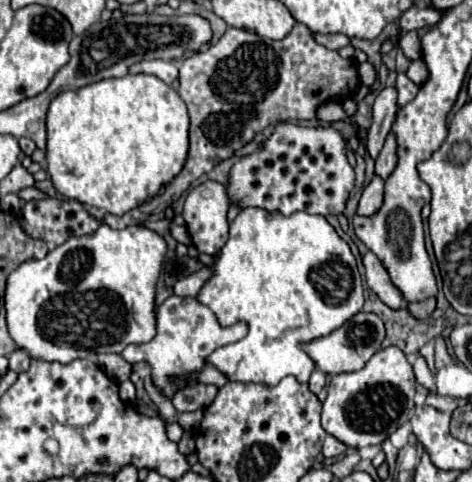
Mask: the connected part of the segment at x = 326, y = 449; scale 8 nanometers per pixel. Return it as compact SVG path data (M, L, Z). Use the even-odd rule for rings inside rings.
M328 435L328 437L326 437L324 447L322 447L322 455L324 455L326 459L334 459L334 457L342 455L344 451L346 451L346 447L344 447L336 437L332 437L332 435Z

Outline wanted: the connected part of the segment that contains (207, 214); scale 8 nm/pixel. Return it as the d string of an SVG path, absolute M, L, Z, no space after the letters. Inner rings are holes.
M214 181L194 187L186 197L182 217L186 219L188 233L200 253L216 255L228 241L228 205L226 187Z

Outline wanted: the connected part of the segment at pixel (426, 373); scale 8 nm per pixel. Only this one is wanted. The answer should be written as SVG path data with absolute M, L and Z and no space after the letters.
M418 357L418 361L414 363L414 375L416 375L416 383L426 387L430 393L436 393L436 381L434 381L434 375L430 373L430 369L426 367L424 359Z

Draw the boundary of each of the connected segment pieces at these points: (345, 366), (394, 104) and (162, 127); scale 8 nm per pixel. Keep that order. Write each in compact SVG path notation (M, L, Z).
M360 311L348 323L344 323L342 327L332 331L332 335L326 335L326 337L320 337L320 339L314 339L312 343L308 343L304 347L304 351L308 351L308 355L314 359L316 367L328 375L360 371L370 361L370 357L380 349L384 335L386 335L386 331L384 331L382 319L376 313Z
M384 87L372 109L372 127L368 131L368 153L376 159L380 149L384 147L384 141L392 129L392 123L398 113L398 89L396 87Z
M126 75L126 77L118 77L118 79L102 79L102 81L90 83L86 87L80 87L76 91L62 91L50 103L50 109L48 109L48 147L46 147L48 169L46 171L52 177L56 191L60 191L64 197L74 199L82 205L104 209L110 215L124 215L126 211L140 207L142 203L148 203L154 195L158 195L162 191L162 187L168 185L180 173L180 169L186 161L186 155L188 155L188 111L186 111L186 105L170 85L166 85L164 81L160 81L154 75Z

